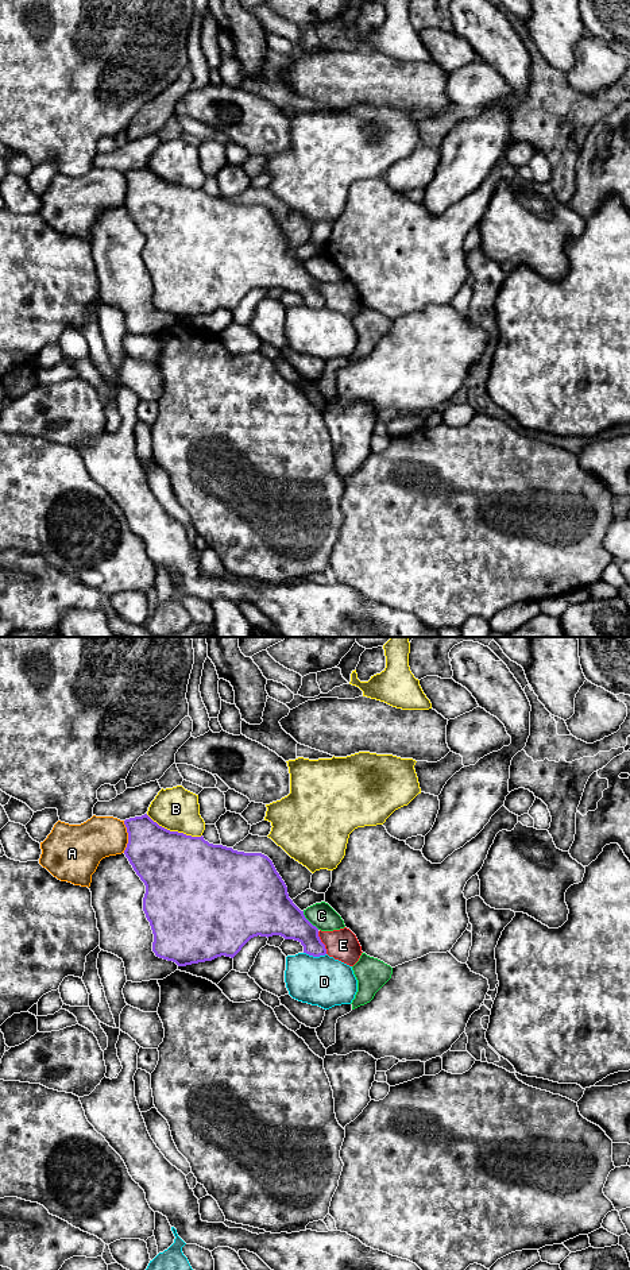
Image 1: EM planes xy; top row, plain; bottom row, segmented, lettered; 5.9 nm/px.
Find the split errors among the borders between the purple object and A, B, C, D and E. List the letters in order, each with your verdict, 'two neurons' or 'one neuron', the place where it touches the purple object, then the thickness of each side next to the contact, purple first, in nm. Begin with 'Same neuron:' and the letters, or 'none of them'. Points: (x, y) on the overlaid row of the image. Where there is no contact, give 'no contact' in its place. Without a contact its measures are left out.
Same neuron: none of them
A: two neurons | xy (128, 837) | 360/240 nm
B: two neurons | xy (174, 832) | 460/260 nm
C: two neurons | xy (308, 921) | 300/150 nm
D: two neurons | xy (314, 956) | 190/300 nm
E: two neurons | xy (321, 942) | 200/190 nm

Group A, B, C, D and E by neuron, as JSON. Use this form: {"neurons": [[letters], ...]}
{"neurons": [["A"], ["B"], ["C"], ["D"], ["E"]]}

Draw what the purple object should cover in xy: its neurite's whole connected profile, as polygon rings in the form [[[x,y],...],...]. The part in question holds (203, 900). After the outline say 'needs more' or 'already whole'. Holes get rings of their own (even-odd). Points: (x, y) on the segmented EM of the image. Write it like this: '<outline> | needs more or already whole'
[[[147,814],[125,819],[124,825],[128,833],[124,854],[146,885],[143,911],[154,934],[152,951],[156,957],[173,961],[178,966],[212,961],[221,956],[233,958],[251,938],[258,935],[267,938],[281,935],[285,939],[298,941],[304,946],[304,953],[313,957],[326,954],[318,929],[289,898],[285,881],[267,856],[213,845],[202,835],[192,837],[170,831]]] | already whole

